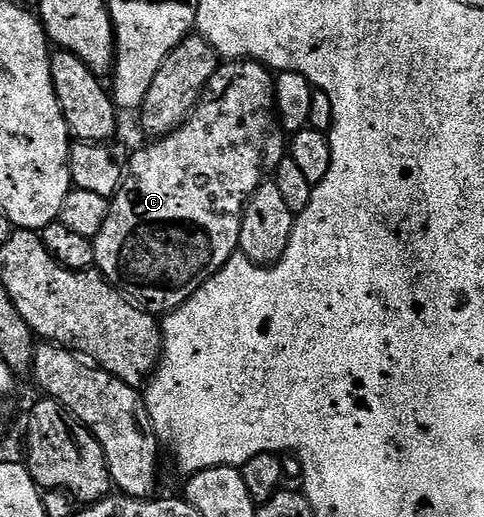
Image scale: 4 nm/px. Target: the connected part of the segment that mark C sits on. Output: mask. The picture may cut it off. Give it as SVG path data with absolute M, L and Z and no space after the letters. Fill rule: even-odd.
M226 61L219 64L212 79L202 90L198 106L190 113L189 119L166 137L159 137L153 143L146 143L150 145L144 146L143 149L129 154L126 175L122 179L122 188L109 198L108 219L104 219L104 227L100 227L100 235L96 235L92 240L97 272L101 273L110 284L121 289L138 308L155 315L165 315L180 308L207 279L216 275L216 271L220 271L220 267L224 267L224 263L228 263L230 257L239 252L238 240L240 239L242 215L246 211L246 204L250 201L250 196L268 180L275 167L288 153L288 137L274 108L274 79L275 74L265 65L261 65L259 61Z

